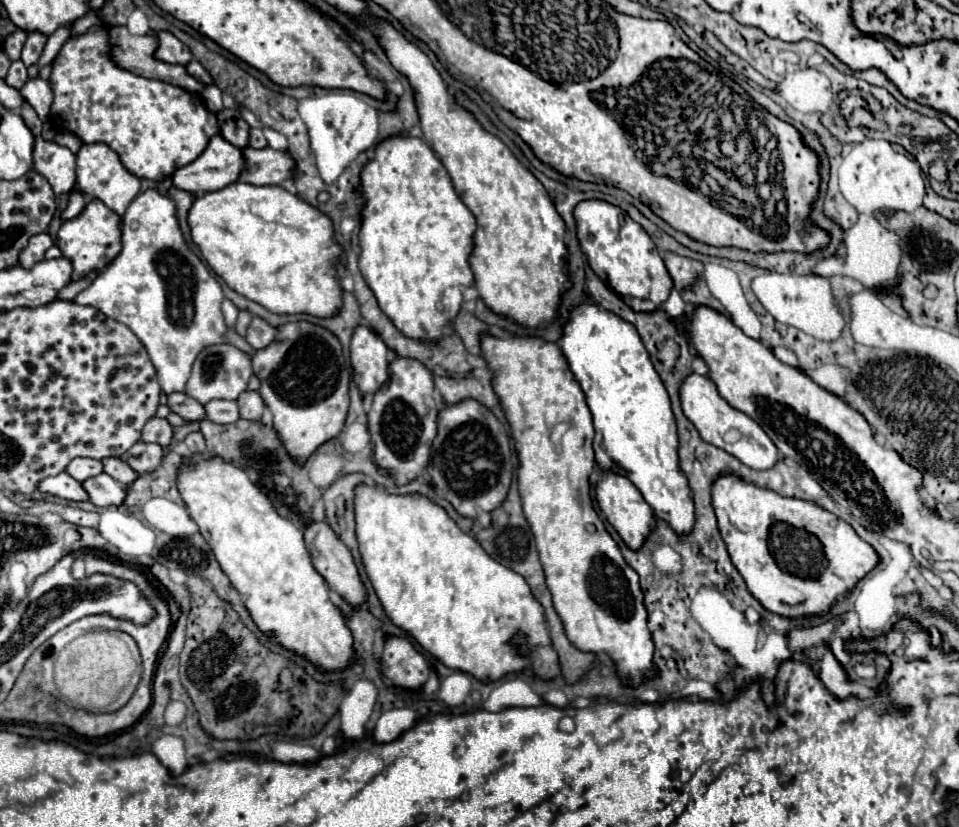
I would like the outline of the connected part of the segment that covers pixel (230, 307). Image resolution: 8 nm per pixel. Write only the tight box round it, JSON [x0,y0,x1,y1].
[222,300,238,326]

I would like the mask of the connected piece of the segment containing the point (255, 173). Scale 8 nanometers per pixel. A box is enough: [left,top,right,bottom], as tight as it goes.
[240,146,296,186]

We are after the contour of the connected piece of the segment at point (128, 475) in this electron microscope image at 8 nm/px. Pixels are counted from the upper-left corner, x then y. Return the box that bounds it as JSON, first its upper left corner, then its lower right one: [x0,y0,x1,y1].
[102,458,138,486]

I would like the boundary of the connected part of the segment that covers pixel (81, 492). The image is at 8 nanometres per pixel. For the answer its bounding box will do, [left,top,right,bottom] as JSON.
[40,472,90,502]

